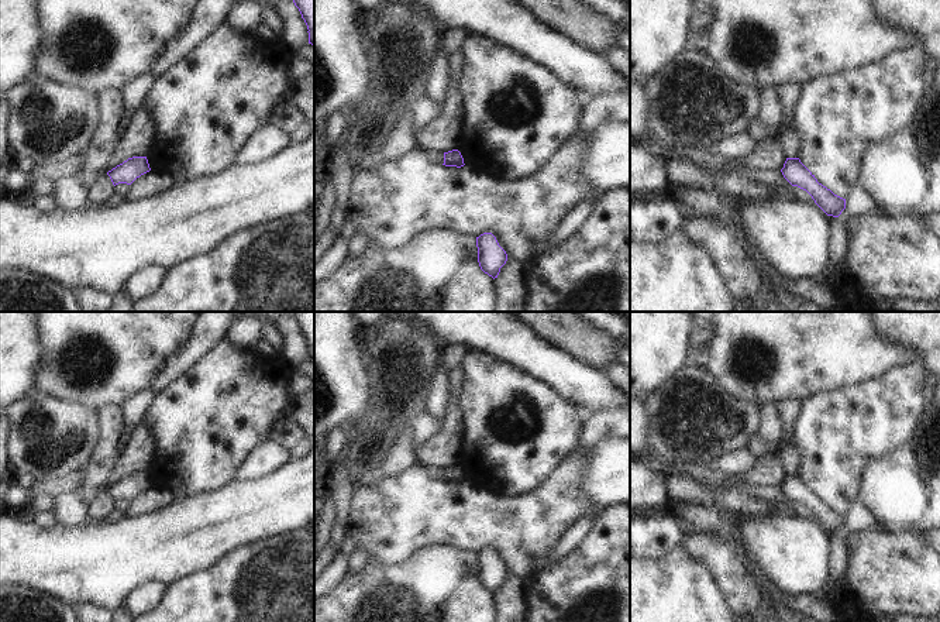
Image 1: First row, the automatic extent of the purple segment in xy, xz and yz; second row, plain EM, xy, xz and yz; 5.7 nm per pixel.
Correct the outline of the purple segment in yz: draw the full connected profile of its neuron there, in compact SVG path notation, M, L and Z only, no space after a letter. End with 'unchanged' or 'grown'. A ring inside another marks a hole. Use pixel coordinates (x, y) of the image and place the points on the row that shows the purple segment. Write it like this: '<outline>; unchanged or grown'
M786 158L781 172L792 186L806 190L827 216L839 217L846 209L846 199L819 183L799 158Z; unchanged

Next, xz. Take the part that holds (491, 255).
M483 233L476 237L476 247L481 269L493 279L497 278L500 268L507 261L506 251L499 245L496 237L492 233Z; unchanged

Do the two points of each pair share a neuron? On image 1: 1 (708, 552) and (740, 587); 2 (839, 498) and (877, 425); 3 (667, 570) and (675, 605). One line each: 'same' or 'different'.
1: same
2: same
3: same

